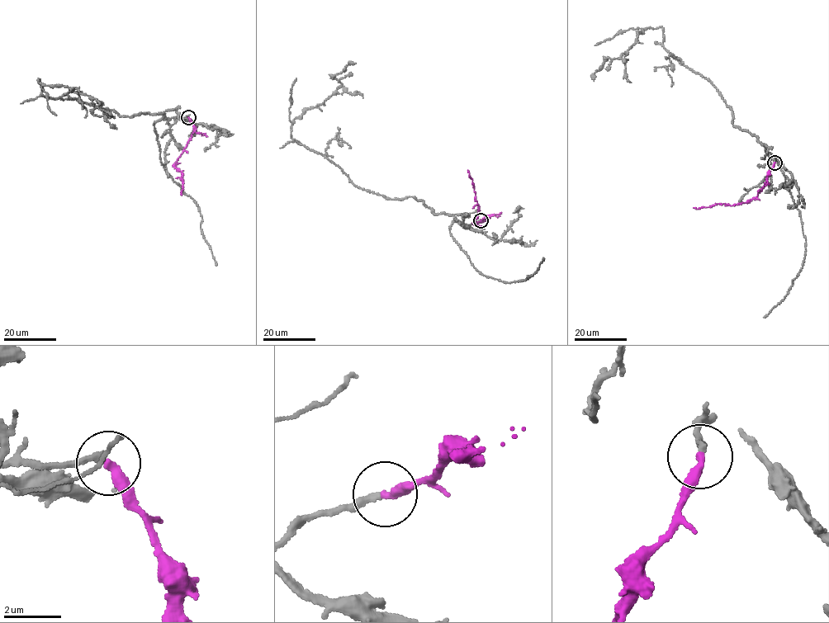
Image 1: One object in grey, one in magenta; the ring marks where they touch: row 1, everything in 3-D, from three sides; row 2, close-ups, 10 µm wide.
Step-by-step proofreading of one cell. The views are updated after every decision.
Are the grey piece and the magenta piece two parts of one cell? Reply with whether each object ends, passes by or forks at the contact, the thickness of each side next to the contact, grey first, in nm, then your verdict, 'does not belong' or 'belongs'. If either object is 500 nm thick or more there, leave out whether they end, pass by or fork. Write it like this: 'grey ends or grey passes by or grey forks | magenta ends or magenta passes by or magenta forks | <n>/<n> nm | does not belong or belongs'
grey ends | magenta ends | 240/340 nm | belongs

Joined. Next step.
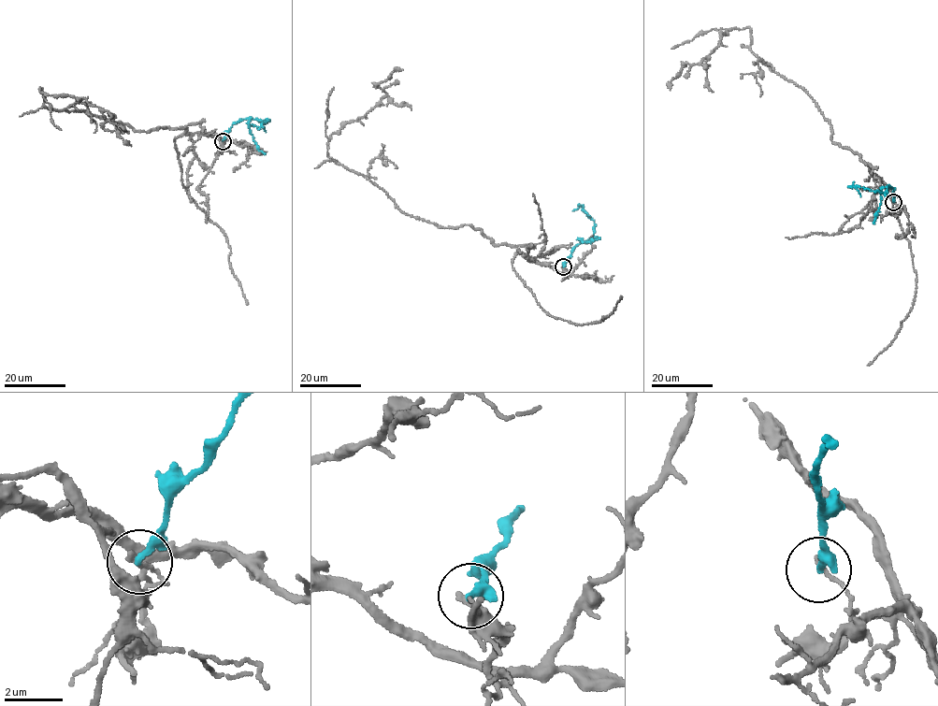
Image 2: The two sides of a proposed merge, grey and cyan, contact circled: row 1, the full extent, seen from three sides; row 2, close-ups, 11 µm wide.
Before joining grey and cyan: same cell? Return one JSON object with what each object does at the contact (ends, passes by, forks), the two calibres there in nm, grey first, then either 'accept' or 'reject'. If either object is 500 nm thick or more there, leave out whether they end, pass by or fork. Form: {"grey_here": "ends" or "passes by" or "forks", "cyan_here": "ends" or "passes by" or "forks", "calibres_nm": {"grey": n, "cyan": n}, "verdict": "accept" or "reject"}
{"grey_here": "ends", "cyan_here": "ends", "calibres_nm": {"grey": 170, "cyan": 280}, "verdict": "reject"}

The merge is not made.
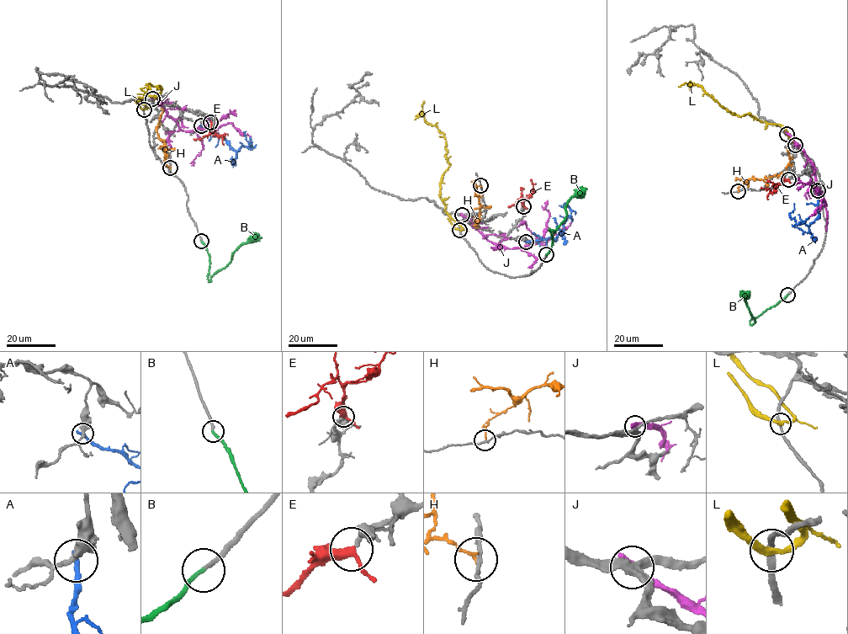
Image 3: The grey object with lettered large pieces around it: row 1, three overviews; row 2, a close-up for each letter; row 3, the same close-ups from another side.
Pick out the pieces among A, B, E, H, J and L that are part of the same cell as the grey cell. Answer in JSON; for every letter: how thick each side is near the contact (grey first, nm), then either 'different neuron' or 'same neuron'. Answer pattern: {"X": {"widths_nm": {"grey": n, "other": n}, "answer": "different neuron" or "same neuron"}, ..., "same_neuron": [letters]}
{"A": {"widths_nm": {"grey": 320, "other": 300}, "answer": "different neuron"}, "B": {"widths_nm": {"grey": 200, "other": 190}, "answer": "same neuron"}, "E": {"widths_nm": {"grey": 180, "other": 360}, "answer": "same neuron"}, "H": {"widths_nm": {"grey": 140, "other": 120}, "answer": "different neuron"}, "J": {"widths_nm": {"grey": 300, "other": 460}, "answer": "different neuron"}, "L": {"widths_nm": {"grey": 220, "other": 280}, "answer": "different neuron"}, "same_neuron": ["B", "E"]}

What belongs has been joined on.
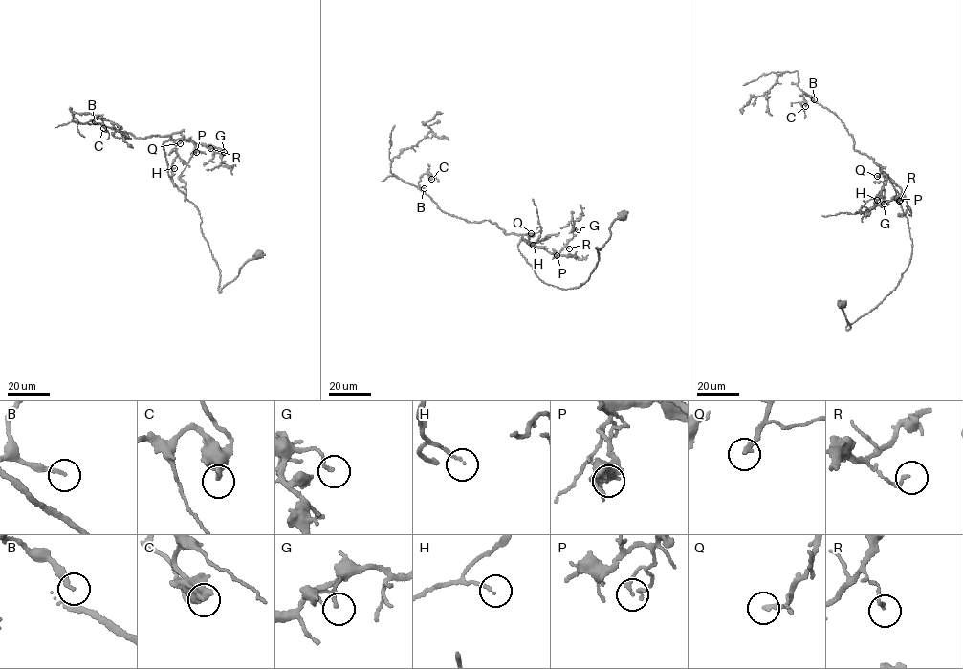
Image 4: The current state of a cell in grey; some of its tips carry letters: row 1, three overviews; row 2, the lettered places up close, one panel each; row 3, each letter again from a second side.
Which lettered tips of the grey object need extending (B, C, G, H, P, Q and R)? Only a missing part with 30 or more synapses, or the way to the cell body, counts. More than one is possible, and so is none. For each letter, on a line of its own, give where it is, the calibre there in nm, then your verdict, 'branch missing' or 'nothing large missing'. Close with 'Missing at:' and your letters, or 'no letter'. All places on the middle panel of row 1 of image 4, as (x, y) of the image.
B: place (424, 188); calibre 170 nm; nothing large missing
C: place (431, 179); calibre 400 nm; nothing large missing
G: place (578, 229); calibre 150 nm; nothing large missing
H: place (533, 245); calibre 120 nm; nothing large missing
P: place (557, 255); calibre 160 nm; nothing large missing
Q: place (531, 233); calibre 200 nm; branch missing
R: place (569, 248); calibre 130 nm; nothing large missing
Missing at: Q

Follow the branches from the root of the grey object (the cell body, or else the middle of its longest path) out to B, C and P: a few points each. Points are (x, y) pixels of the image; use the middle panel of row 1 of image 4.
B: (623, 215), (596, 247), (589, 279), (562, 289), (536, 274), (518, 249), (520, 235), (443, 212), (424, 188)
C: (623, 215), (596, 247), (589, 279), (562, 289), (536, 274), (520, 235), (443, 212), (417, 186), (431, 179)
P: (623, 215), (596, 247), (597, 266), (579, 287), (542, 281), (518, 246), (525, 239), (557, 255)

